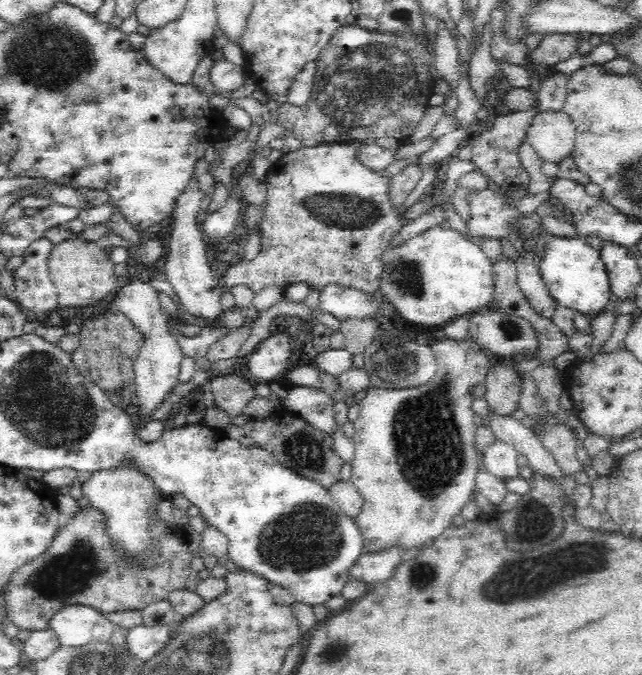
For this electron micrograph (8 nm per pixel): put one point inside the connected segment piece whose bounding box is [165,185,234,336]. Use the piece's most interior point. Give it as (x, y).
(200, 294)

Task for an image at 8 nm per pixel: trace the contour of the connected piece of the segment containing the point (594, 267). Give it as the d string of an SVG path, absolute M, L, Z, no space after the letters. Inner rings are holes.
M560 237L546 246L541 261L539 274L556 304L580 312L588 319L598 318L606 304L612 300L612 284L610 283L606 265L601 259L601 251L590 247L582 238L569 239Z

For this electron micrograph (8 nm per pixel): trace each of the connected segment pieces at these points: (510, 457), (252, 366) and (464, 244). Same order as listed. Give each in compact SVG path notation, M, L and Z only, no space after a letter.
M496 440L488 445L483 452L483 462L487 471L506 484L508 481L515 479L518 475L517 457L520 454L508 443L502 443Z
M276 334L264 339L256 350L248 355L248 372L256 378L256 383L282 381L289 358L289 338L286 334Z
M436 227L425 232L409 235L405 238L402 238L400 242L395 242L395 244L390 244L382 250L382 254L379 257L379 286L378 294L381 295L382 299L388 304L394 306L397 310L397 314L400 314L401 318L409 320L412 324L420 324L420 326L440 326L445 325L449 321L452 321L458 316L469 316L473 315L475 312L478 312L480 309L483 309L488 301L490 301L491 293L493 290L493 268L488 261L486 251L476 245L476 241L471 239L470 236L465 233L460 234L457 231L452 230L450 227Z

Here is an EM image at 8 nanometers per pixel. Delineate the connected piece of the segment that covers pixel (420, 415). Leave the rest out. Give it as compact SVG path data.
M467 334L464 340L454 340L446 335L444 338L432 343L430 346L434 361L436 361L436 372L432 378L424 385L417 387L378 387L370 385L366 389L366 396L359 402L358 420L355 420L354 430L356 434L352 441L355 446L354 460L352 461L351 477L349 481L354 488L362 495L363 509L355 518L355 523L359 526L360 532L364 539L365 551L376 552L380 548L388 546L388 544L401 544L403 548L409 549L413 546L420 546L426 542L431 543L438 538L448 527L452 526L454 516L461 514L464 504L471 498L473 491L476 490L475 478L479 472L477 457L474 448L474 437L477 426L474 423L474 412L472 411L472 391L474 386L478 386L480 382L487 379L487 374L494 368L490 362L490 353L484 352L483 346L473 338L471 334Z

